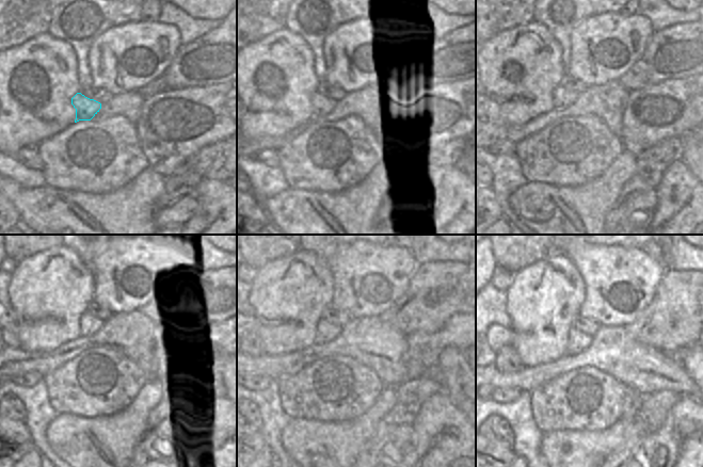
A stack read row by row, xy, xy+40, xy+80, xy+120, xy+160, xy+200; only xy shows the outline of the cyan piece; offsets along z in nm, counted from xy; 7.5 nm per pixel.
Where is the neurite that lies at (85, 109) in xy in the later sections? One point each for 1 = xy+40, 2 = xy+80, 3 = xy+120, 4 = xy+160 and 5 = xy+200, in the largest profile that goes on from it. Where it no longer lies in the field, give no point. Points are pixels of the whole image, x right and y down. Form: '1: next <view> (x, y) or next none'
1: next xy+40 (322, 106)
2: next xy+80 (562, 97)
3: next xy+120 (90, 329)
4: next xy+160 (329, 327)
5: next xy+200 (582, 320)

